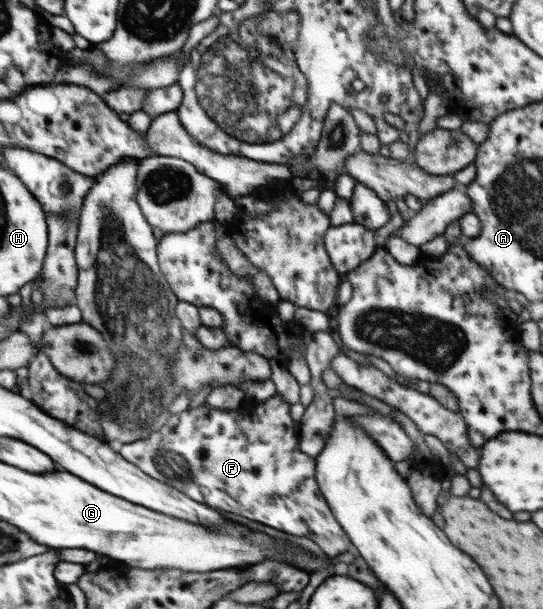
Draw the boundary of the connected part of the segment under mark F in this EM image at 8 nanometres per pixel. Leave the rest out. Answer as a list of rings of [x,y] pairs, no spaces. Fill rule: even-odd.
[[[273,395],[256,404],[252,412],[240,407],[223,411],[200,405],[175,414],[163,429],[153,435],[143,436],[131,444],[121,445],[117,451],[148,476],[184,492],[193,500],[201,500],[201,504],[239,514],[238,518],[243,516],[293,536],[305,536],[319,544],[329,556],[337,556],[341,552],[347,552],[353,544],[337,522],[318,487],[315,478],[316,460],[299,449],[299,423],[293,421],[290,416],[295,408],[279,395]]]

